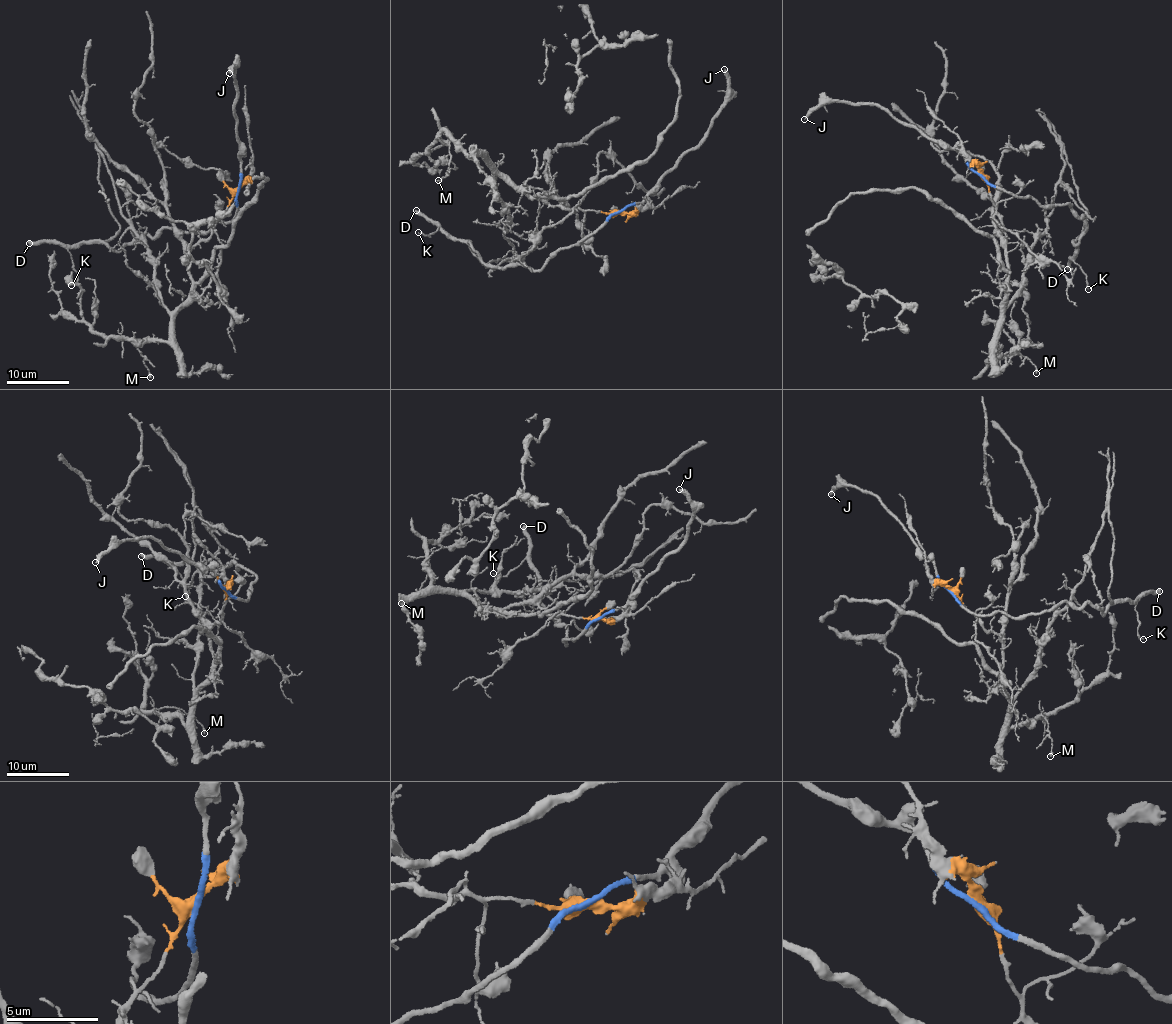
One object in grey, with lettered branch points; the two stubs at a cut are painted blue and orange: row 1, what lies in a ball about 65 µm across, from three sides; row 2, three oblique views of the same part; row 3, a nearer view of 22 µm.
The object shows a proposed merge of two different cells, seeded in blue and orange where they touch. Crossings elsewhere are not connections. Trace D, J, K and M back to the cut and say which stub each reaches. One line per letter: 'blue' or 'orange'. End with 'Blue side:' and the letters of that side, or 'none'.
D: blue
J: blue
K: blue
M: orange
Blue side: D, J, K

